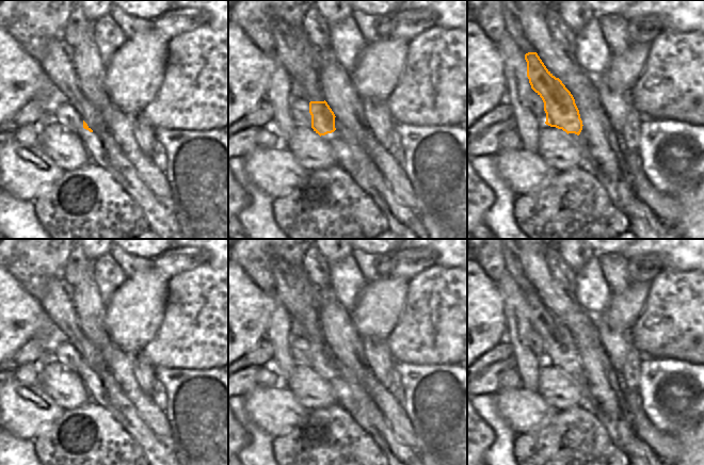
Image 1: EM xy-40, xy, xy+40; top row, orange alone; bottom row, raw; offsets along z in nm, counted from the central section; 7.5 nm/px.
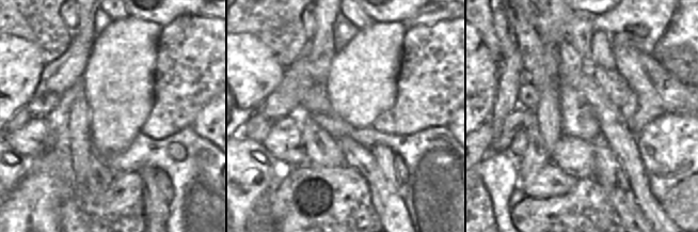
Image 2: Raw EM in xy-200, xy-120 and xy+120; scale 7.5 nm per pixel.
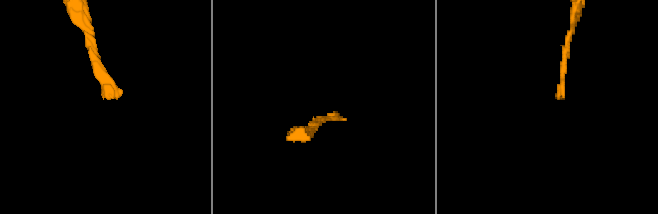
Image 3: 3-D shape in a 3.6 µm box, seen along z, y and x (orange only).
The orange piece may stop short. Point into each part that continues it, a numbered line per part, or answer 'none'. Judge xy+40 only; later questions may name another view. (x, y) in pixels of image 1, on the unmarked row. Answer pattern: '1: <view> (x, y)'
1: xy+40 (587, 402)

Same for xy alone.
1: xy (397, 453)

